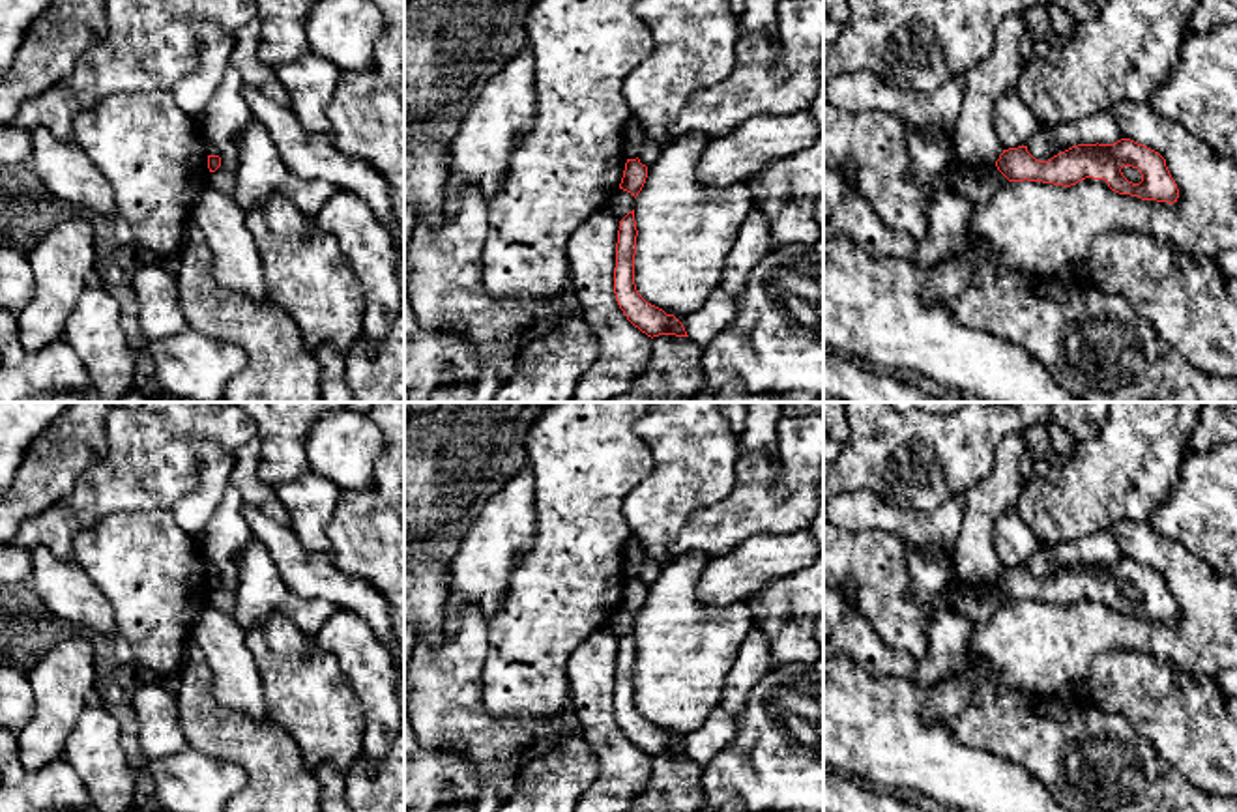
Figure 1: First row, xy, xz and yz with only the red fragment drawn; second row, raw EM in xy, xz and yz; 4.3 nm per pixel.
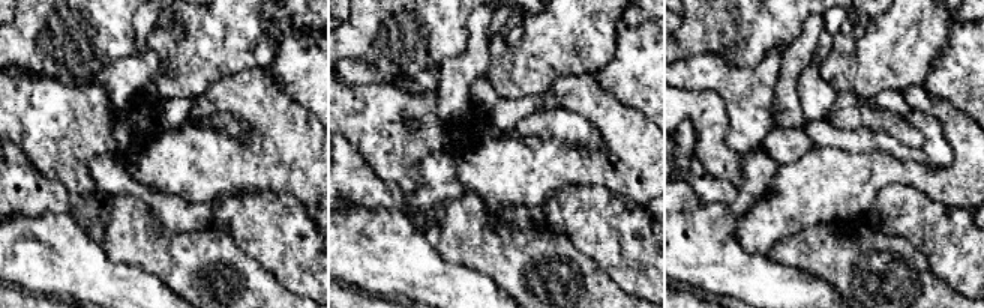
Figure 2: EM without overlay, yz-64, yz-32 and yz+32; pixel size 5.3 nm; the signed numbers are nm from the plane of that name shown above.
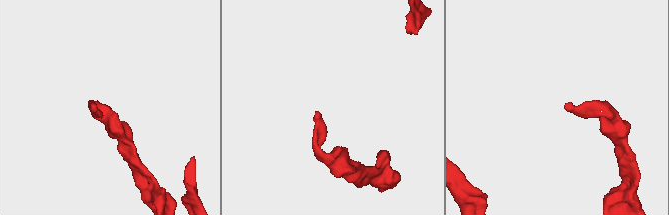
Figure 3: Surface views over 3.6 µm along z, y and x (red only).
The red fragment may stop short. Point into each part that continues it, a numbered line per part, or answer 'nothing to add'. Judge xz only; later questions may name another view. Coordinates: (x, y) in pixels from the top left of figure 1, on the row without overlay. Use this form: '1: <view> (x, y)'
nothing to add

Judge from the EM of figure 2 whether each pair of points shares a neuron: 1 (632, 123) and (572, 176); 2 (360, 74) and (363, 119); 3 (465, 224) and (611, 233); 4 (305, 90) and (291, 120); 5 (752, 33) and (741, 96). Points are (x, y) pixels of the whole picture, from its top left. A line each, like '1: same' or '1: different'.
1: same
2: different
3: different
4: different
5: different

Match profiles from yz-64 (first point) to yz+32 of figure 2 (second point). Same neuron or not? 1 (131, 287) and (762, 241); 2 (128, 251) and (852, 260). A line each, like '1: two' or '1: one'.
1: two
2: one

